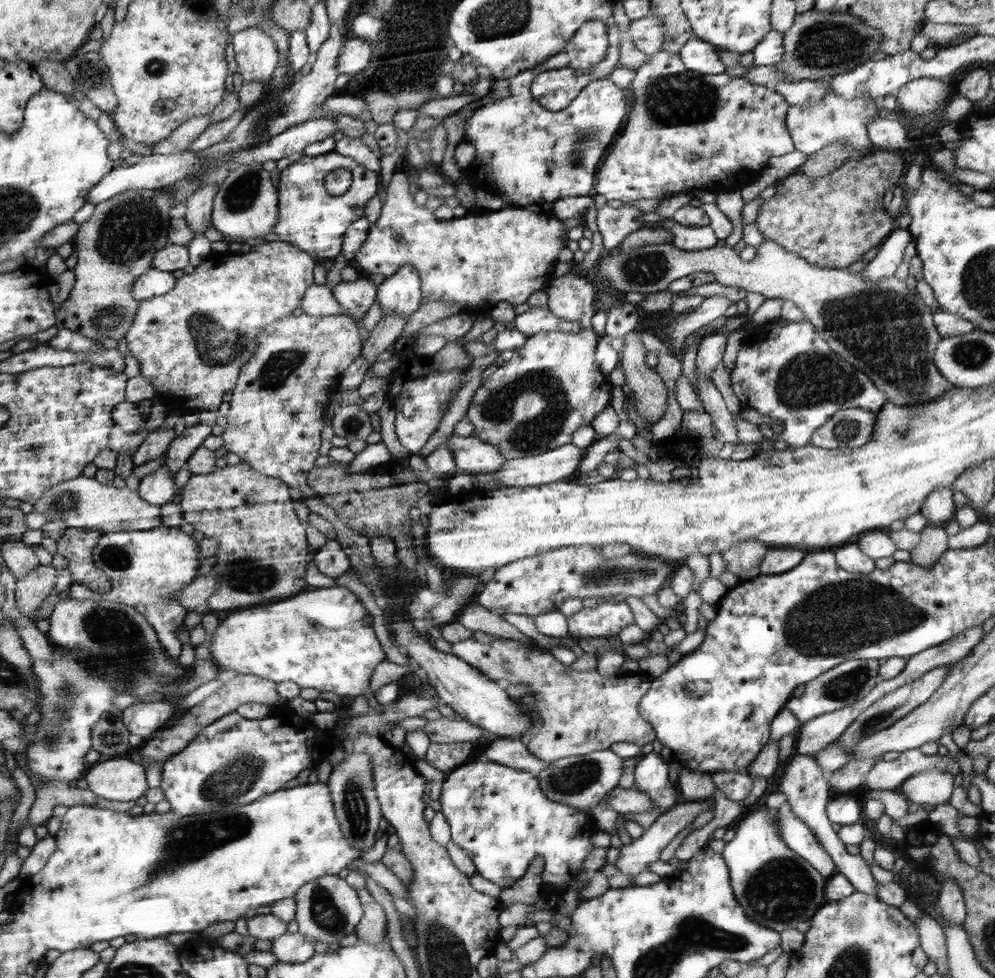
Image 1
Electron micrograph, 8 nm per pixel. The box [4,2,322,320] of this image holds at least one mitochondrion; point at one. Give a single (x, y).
(129, 230)

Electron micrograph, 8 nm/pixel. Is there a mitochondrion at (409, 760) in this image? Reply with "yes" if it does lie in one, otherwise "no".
no

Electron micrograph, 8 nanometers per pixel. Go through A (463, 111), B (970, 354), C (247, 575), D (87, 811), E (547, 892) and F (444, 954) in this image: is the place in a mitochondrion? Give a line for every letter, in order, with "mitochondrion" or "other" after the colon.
A: other
B: mitochondrion
C: mitochondrion
D: other
E: other
F: mitochondrion

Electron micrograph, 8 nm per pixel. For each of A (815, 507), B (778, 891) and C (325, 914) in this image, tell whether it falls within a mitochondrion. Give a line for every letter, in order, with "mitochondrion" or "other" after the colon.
A: other
B: mitochondrion
C: mitochondrion

